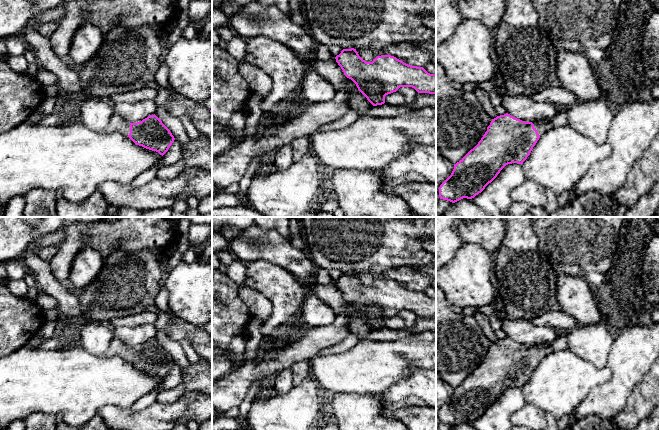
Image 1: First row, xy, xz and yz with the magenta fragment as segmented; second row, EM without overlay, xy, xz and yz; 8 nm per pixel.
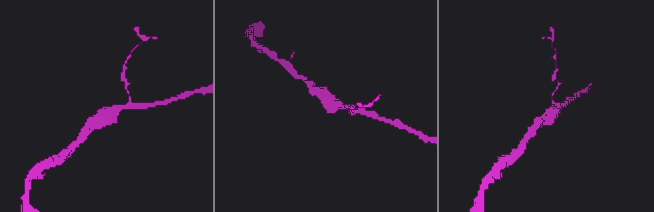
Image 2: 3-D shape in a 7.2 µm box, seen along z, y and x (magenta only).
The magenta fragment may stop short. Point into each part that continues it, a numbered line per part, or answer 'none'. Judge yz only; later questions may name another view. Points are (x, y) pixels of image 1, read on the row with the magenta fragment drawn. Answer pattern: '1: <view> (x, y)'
1: yz (541, 126)

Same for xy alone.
1: xy (116, 124)

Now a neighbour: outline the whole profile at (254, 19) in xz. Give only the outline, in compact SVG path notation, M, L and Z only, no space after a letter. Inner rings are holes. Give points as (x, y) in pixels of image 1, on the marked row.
M256 0L251 1L235 15L227 18L237 35L244 39L256 36L266 36L281 42L299 56L326 79L335 90L346 89L350 93L349 109L364 117L373 106L358 90L356 84L344 75L335 57L328 60L318 60L315 53L315 40L309 34L307 27L292 21L289 14L280 12L274 6L264 6Z

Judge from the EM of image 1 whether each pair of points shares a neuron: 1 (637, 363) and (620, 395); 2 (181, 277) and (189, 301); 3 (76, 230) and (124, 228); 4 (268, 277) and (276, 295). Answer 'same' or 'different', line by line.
1: same
2: same
3: same
4: same

